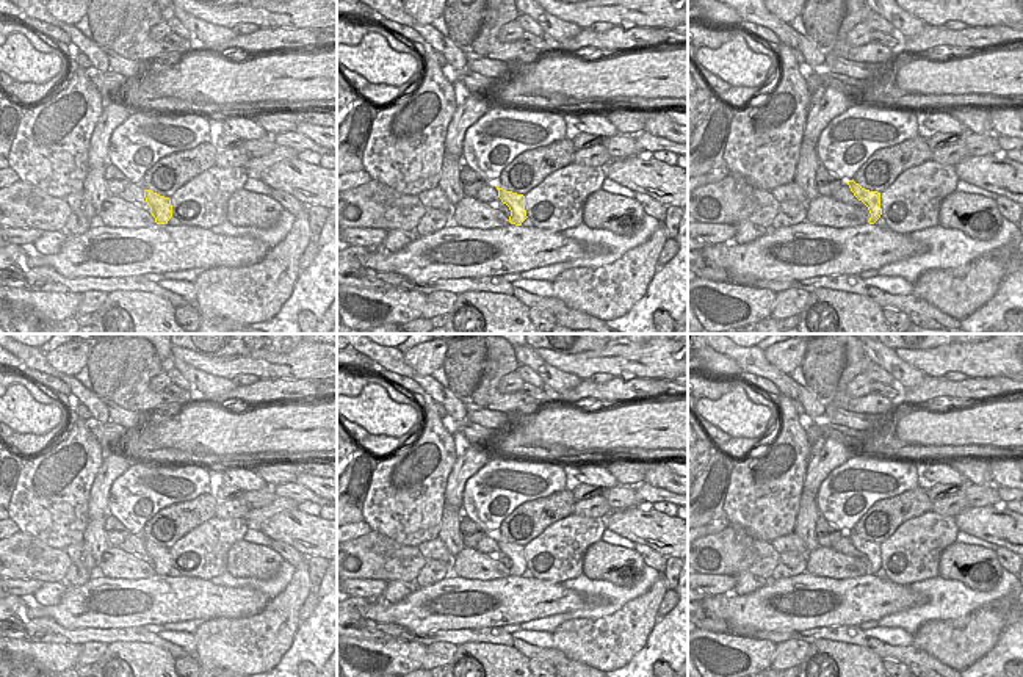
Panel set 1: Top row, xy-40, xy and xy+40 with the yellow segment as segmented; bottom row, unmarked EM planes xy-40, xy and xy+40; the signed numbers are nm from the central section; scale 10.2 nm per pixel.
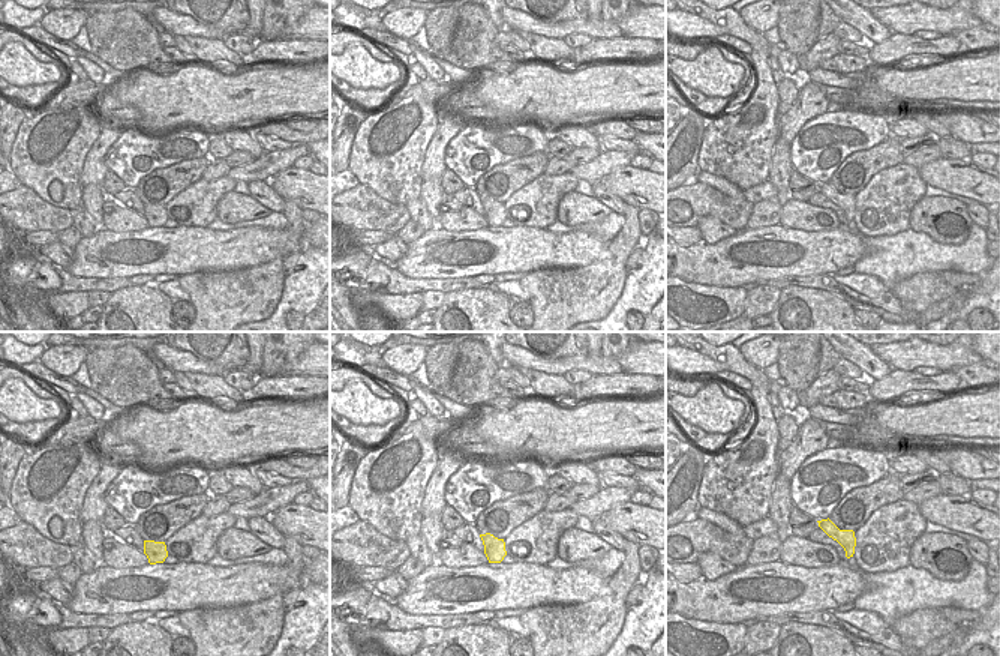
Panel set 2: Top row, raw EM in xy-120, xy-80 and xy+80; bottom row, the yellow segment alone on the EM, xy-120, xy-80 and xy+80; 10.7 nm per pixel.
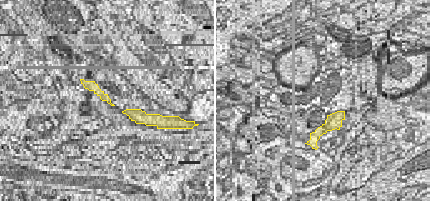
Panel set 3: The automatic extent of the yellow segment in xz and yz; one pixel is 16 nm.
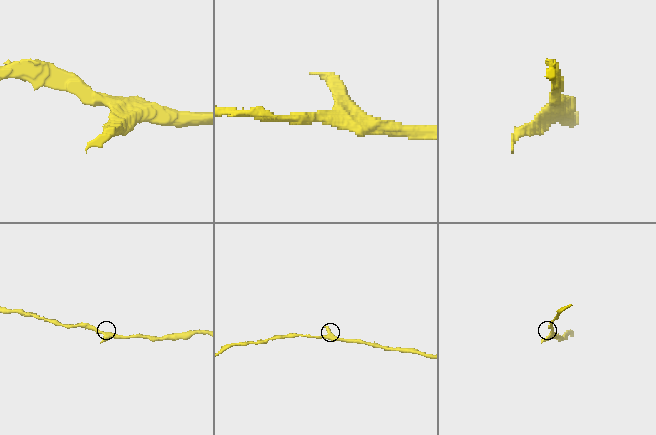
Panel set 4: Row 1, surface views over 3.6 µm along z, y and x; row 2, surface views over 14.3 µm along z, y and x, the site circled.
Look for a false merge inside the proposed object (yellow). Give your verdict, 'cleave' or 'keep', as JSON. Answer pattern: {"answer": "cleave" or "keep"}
{"answer": "keep"}

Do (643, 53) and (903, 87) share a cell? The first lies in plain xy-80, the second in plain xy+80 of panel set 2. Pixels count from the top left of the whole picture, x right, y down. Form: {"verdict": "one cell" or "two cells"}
{"verdict": "two cells"}

